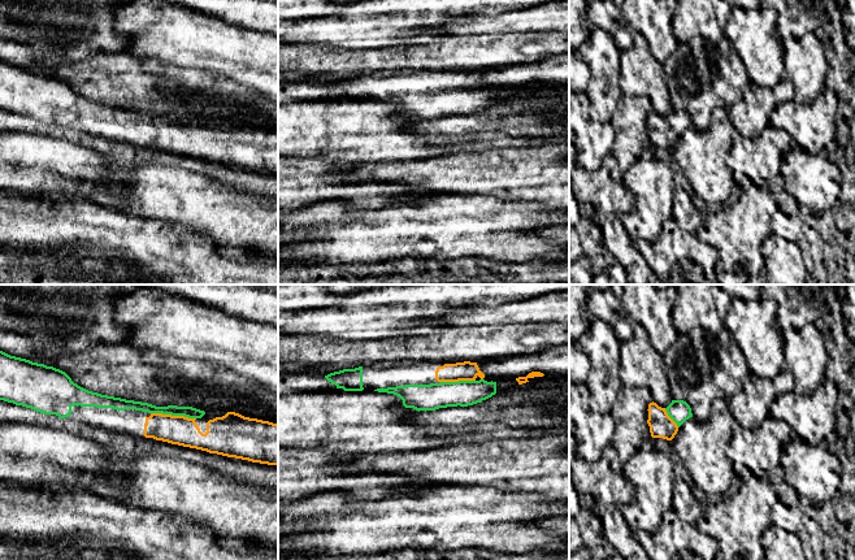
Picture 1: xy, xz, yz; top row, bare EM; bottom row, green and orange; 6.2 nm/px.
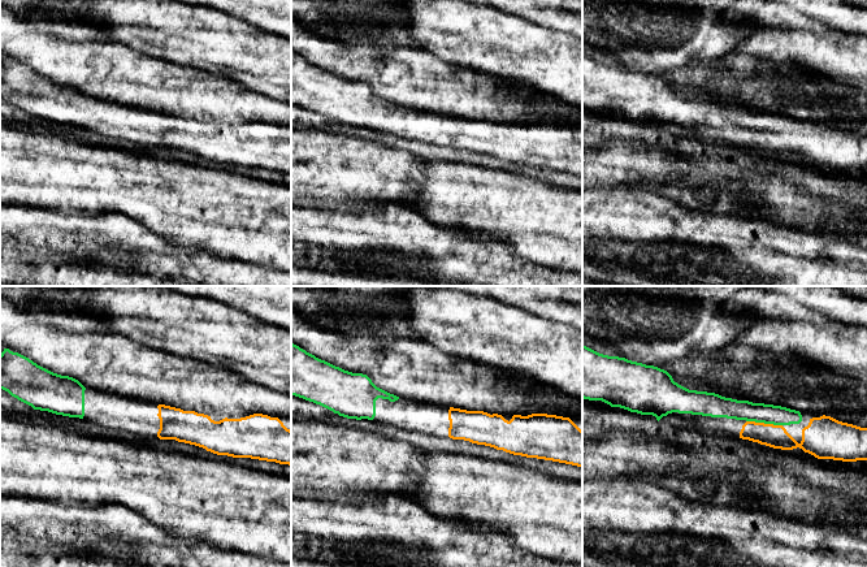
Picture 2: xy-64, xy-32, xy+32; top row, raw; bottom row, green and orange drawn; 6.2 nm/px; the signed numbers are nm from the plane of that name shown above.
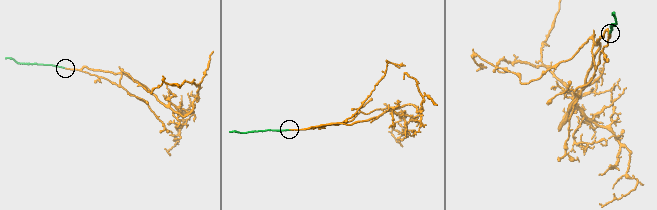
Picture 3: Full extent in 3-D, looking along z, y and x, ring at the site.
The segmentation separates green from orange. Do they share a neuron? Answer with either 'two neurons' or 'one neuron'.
one neuron

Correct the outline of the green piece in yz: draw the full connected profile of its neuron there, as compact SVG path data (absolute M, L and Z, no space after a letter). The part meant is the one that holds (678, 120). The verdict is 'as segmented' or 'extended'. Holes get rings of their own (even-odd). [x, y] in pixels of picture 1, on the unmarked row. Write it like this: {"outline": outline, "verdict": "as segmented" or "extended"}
{"outline": "M672 109L667 117L659 116L656 112L648 113L650 142L652 147L663 147L672 149L678 136L690 126L693 126L690 114L683 109Z", "verdict": "extended"}

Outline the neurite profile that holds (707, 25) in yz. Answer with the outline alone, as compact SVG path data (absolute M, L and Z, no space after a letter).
M677 0L677 10L673 14L673 32L678 43L685 43L695 35L700 35L704 42L717 43L725 38L724 27L732 16L732 6L725 0Z

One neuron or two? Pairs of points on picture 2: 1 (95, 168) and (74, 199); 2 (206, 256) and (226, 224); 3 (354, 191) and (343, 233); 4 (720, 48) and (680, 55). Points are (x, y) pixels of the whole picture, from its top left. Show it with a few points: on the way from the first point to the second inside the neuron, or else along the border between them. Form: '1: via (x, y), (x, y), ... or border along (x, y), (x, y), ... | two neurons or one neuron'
1: via (87, 176), (74, 191) | one neuron
2: border along (186, 245), (202, 245), (219, 255), (238, 260) | two neurons
3: border along (320, 203), (342, 204), (352, 210), (381, 207) | two neurons
4: via (710, 48), (690, 51) | one neuron

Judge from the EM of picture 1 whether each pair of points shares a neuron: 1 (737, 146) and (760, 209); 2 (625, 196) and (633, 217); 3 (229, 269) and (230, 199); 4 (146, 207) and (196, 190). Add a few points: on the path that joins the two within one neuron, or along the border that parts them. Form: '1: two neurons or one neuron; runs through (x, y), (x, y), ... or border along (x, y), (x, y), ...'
1: one neuron; runs through (738, 161), (750, 185), (750, 194)
2: two neurons; border along (620, 182), (634, 200), (634, 208), (624, 215)
3: two neurons; border along (207, 235), (216, 242), (220, 254), (259, 264)
4: one neuron; runs through (159, 195), (183, 195)

